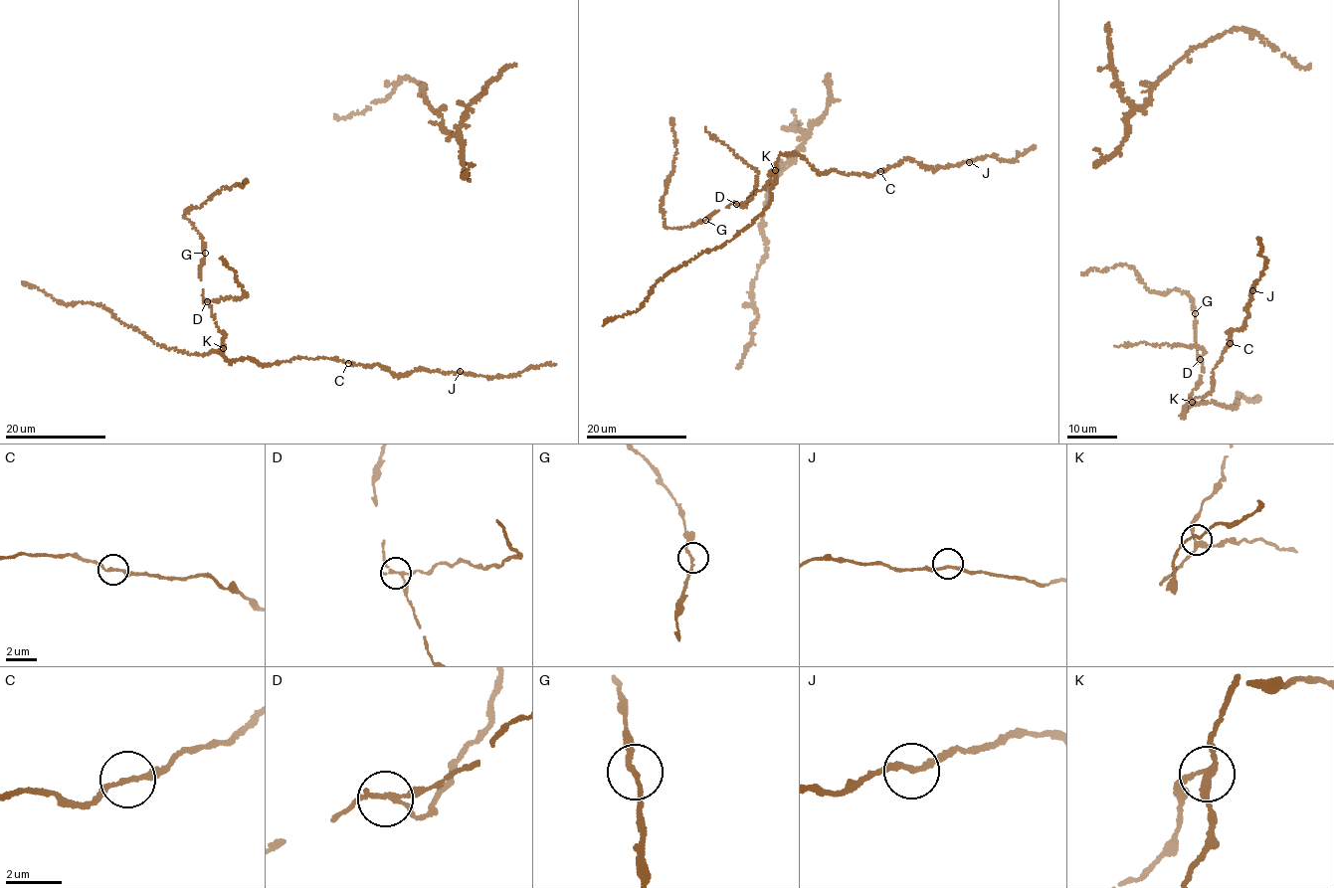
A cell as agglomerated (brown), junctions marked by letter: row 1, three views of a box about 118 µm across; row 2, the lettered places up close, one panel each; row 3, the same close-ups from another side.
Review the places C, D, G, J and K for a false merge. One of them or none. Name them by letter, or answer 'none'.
D

